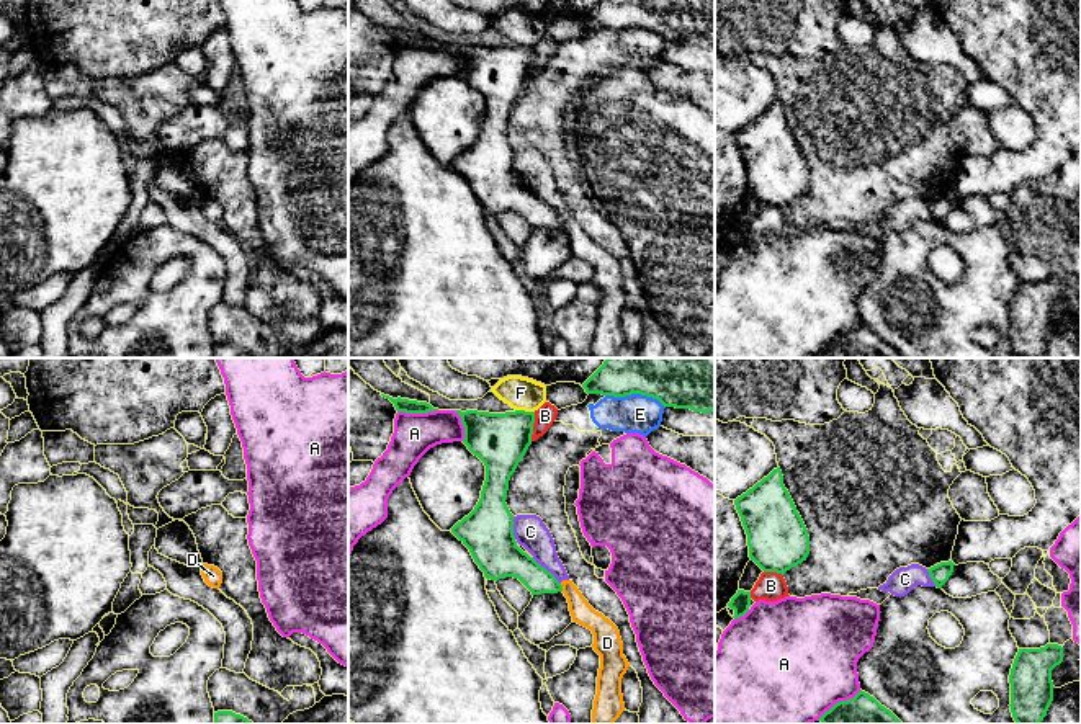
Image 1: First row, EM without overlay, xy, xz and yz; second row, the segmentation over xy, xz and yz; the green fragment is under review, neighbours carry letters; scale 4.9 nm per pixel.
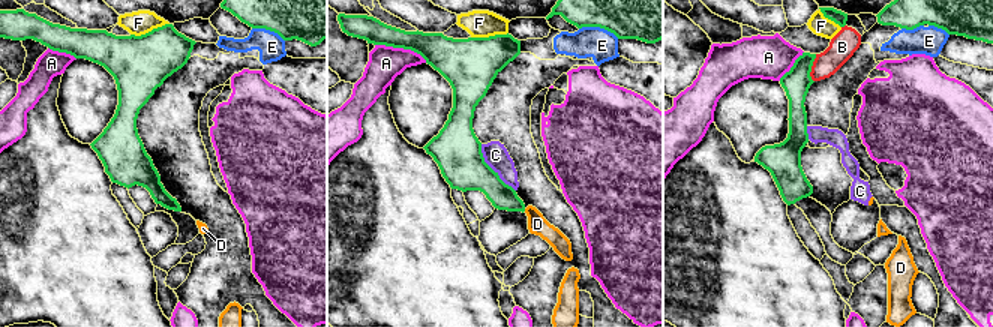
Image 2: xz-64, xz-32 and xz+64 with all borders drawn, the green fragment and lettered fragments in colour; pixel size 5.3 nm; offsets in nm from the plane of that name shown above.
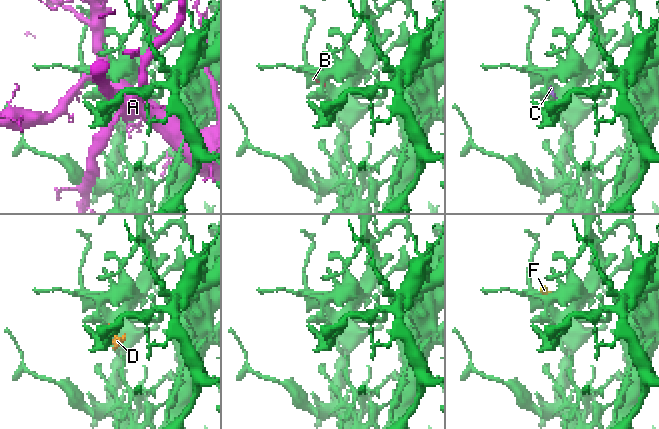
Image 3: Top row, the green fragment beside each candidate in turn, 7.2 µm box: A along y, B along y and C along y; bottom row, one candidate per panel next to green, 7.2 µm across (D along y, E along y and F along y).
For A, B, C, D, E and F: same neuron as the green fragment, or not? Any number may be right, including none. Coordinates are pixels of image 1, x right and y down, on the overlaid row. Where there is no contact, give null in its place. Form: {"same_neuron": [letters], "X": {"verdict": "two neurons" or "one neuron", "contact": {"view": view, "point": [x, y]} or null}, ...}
{"same_neuron": [], "A": {"verdict": "two neurons", "contact": {"view": "xz", "point": [417, 412]}}, "B": {"verdict": "two neurons", "contact": {"view": "xz", "point": [532, 427]}}, "C": {"verdict": "two neurons", "contact": {"view": "xz", "point": [545, 569]}}, "D": {"verdict": "two neurons", "contact": {"view": "xz", "point": [561, 587]}}, "E": {"verdict": "two neurons", "contact": {"view": "xz", "point": [635, 393]}}, "F": {"verdict": "two neurons", "contact": {"view": "xz", "point": [524, 411]}}}

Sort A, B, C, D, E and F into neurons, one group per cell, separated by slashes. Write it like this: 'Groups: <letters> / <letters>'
Groups: A / B C D / E F

